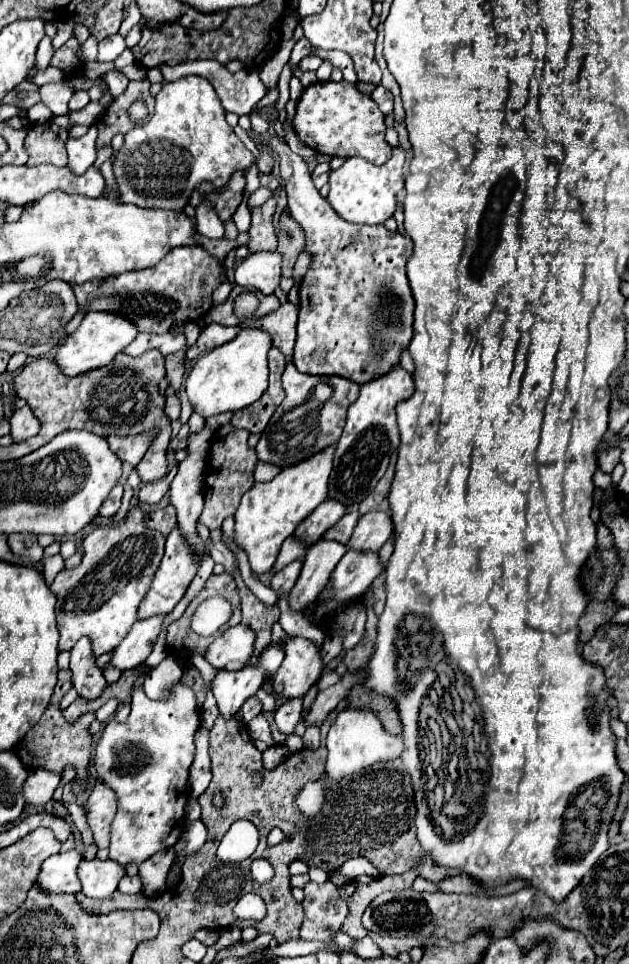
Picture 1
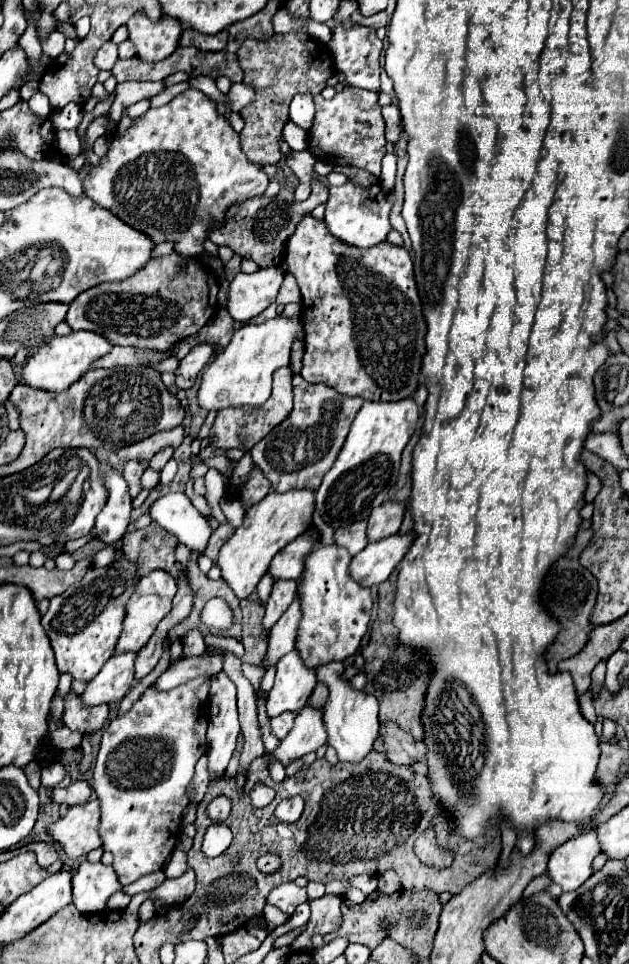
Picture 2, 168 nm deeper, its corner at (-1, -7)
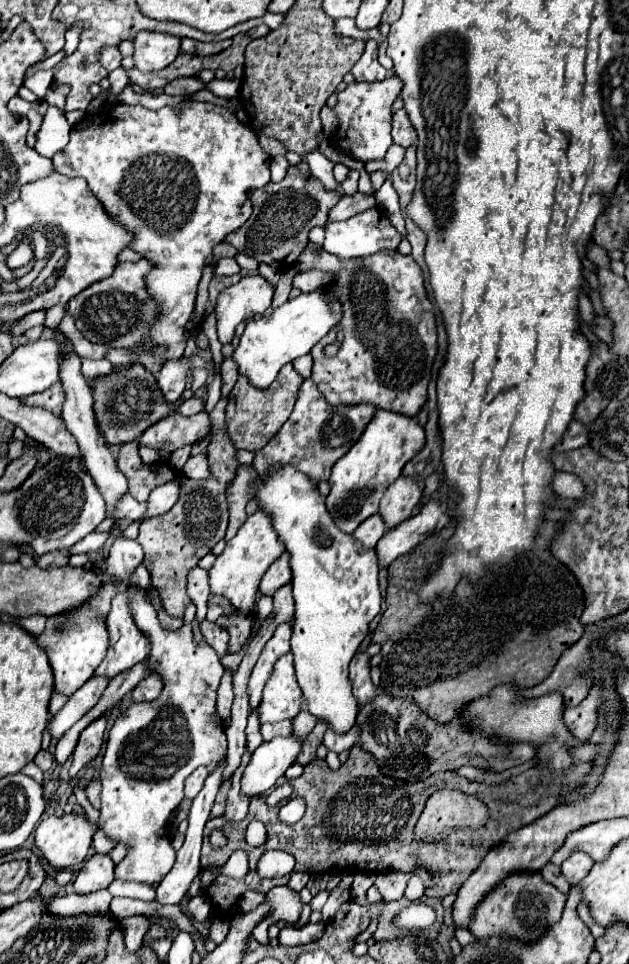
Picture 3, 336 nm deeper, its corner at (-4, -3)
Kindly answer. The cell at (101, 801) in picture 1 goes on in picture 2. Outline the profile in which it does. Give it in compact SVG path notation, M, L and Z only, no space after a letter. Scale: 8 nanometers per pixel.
M91 798L85 804L69 808L69 812L59 822L55 822L53 828L47 830L69 858L81 858L87 852L101 848L101 836L97 830L99 820L99 800Z

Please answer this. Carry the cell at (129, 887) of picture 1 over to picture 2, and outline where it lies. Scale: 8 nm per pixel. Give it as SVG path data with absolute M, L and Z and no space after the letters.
M115 892L111 898L109 898L109 904L107 908L113 908L113 910L125 910L131 902L131 896L125 894L125 892Z

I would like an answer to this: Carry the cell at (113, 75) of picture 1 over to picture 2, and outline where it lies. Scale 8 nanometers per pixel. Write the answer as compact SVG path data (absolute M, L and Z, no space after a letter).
M121 82L121 84L117 84L115 98L113 98L113 104L109 110L109 118L117 124L121 120L123 108L127 108L139 100L151 98L151 96L159 94L161 90L163 90L163 82Z

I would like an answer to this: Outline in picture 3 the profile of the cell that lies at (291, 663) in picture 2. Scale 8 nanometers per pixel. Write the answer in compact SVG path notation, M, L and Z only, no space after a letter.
M284 654L276 660L274 670L264 686L262 702L258 706L260 722L292 720L302 708L302 692L296 682L292 654Z

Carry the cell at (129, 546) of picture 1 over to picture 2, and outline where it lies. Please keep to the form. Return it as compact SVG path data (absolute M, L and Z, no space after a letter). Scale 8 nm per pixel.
M115 548L115 560L103 568L91 568L83 580L75 582L63 594L53 596L41 624L51 640L59 672L69 672L75 680L91 680L103 664L115 654L123 630L125 608L139 582L137 562L129 562L121 548Z

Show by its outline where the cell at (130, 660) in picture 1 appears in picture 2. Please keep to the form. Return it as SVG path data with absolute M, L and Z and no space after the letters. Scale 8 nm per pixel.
M137 652L115 654L81 694L85 704L95 706L101 702L119 702L135 682L135 658Z

